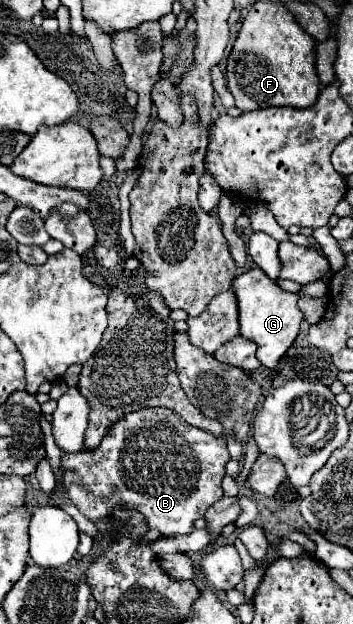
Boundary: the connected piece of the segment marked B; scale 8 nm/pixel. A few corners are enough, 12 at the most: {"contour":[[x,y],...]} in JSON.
{"contour":[[168,408],[130,412],[62,454],[92,522],[116,508],[190,534],[224,496],[224,438]]}

